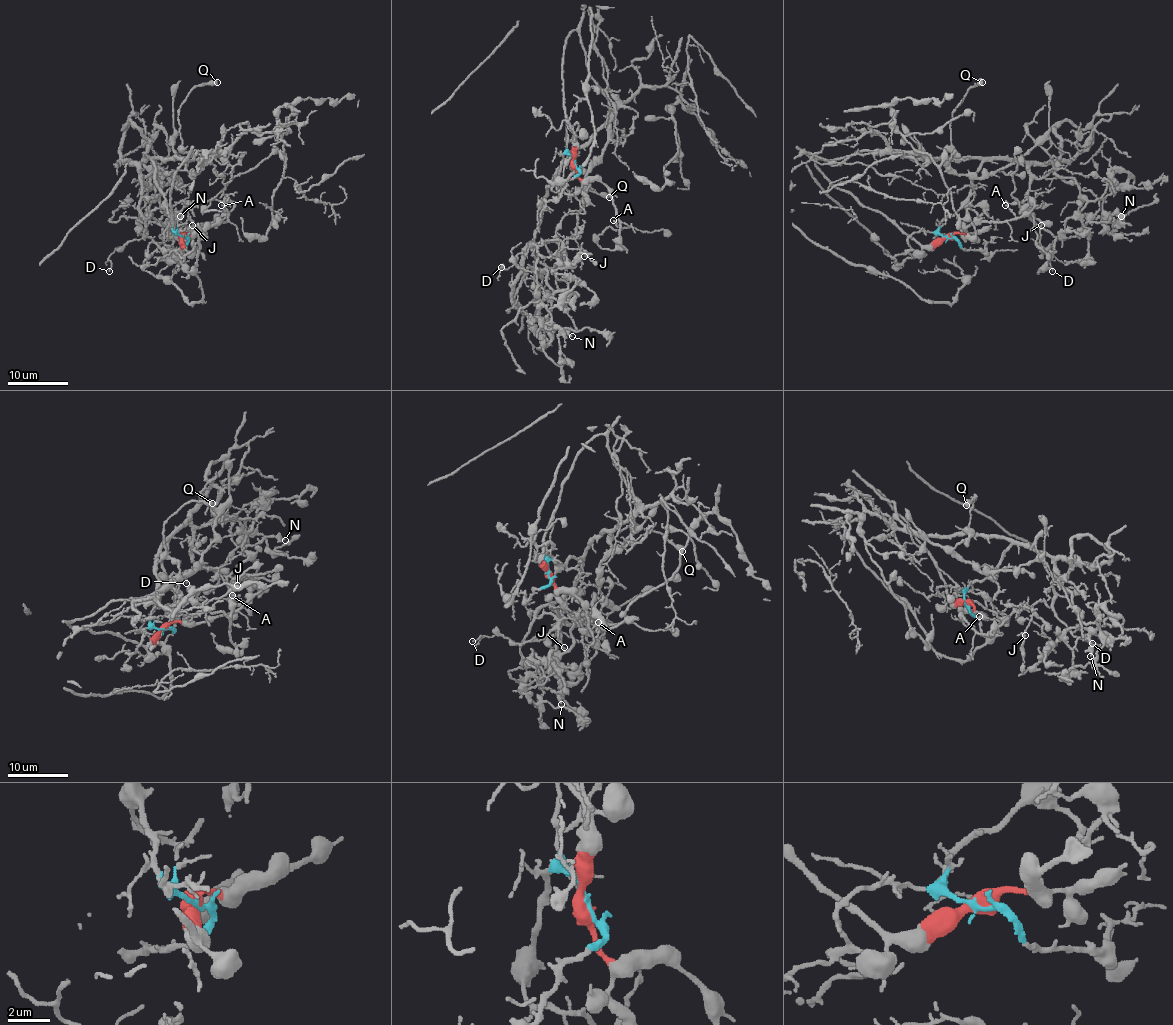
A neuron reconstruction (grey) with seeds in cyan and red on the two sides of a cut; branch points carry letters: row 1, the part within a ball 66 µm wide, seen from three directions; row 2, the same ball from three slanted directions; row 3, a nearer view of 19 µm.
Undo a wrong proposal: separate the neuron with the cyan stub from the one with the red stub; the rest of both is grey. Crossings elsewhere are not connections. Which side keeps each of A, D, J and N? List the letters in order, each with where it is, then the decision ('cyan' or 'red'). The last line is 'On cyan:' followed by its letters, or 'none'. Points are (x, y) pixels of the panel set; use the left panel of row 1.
A: at (221, 205); red
D: at (109, 271); cyan
J: at (192, 225); cyan
N: at (180, 216); cyan
On cyan: D, J, N

